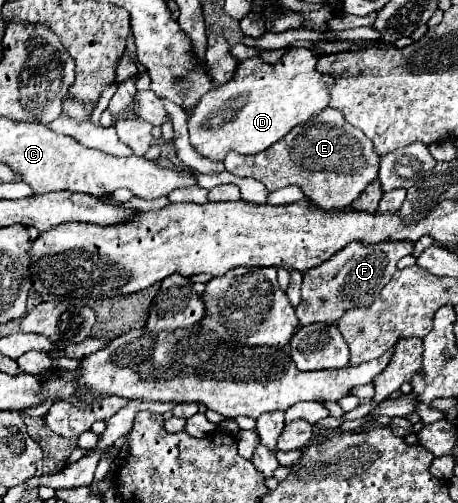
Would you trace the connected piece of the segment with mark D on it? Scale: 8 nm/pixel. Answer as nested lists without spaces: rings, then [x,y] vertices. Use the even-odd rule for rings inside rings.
[[[292,48],[278,64],[266,64],[260,58],[248,58],[238,64],[238,90],[226,94],[230,82],[214,90],[216,104],[224,106],[224,116],[218,116],[216,106],[196,106],[188,120],[190,144],[196,152],[210,160],[224,160],[228,152],[258,154],[286,136],[296,124],[302,124],[310,114],[328,106],[330,94],[326,84],[330,76],[314,72],[316,56],[308,48]],[[228,110],[228,112],[226,112]]]

